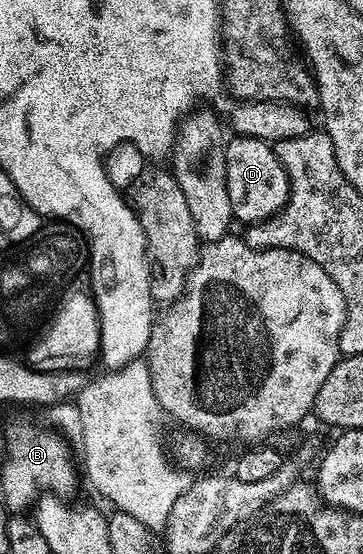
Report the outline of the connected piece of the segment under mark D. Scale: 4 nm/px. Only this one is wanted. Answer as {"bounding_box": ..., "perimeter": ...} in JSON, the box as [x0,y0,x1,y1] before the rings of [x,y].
{"bounding_box":[222,135,288,225],"perimeter":[[[233,135],[223,145],[222,155],[226,162],[226,190],[230,190],[232,215],[239,223],[241,220],[241,225],[257,224],[280,212],[288,200],[288,175],[269,141]]]}

